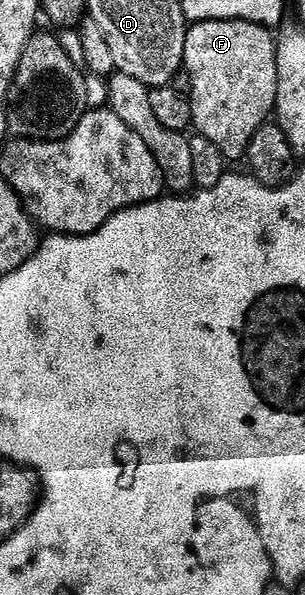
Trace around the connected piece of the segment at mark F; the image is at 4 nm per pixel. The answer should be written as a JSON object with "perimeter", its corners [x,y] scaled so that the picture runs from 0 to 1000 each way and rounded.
{"perimeter":[[[659,32],[630,37],[607,62],[607,126],[626,131],[626,205],[636,218],[672,229],[728,257],[734,269],[793,269],[830,224],[856,217],[902,192],[908,170],[905,61],[849,39],[800,32]]]}

